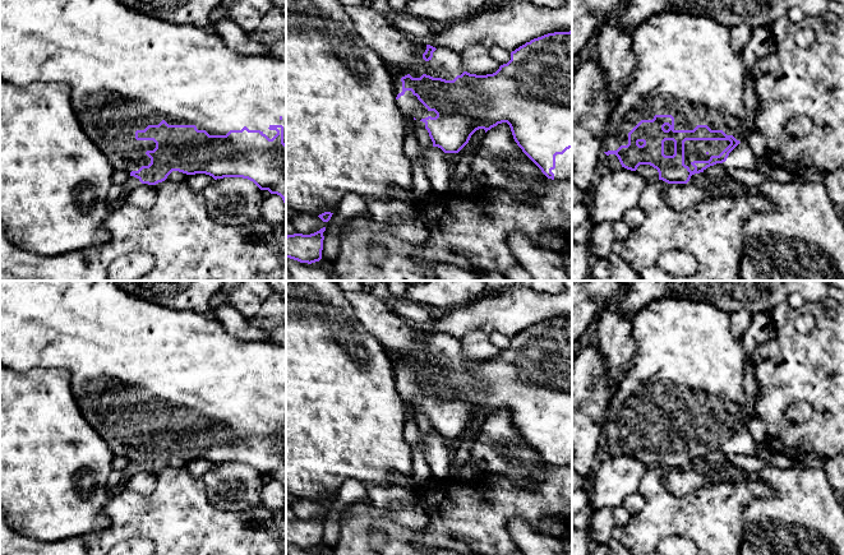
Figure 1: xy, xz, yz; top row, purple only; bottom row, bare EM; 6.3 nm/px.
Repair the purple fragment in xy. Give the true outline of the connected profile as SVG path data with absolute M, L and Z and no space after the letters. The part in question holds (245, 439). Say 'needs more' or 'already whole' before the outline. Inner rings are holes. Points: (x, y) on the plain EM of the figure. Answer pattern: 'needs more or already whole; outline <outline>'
needs more; outline M0 281L0 365L26 373L32 369L65 369L73 380L73 396L87 422L106 441L115 457L125 457L142 470L156 471L172 457L206 459L215 466L243 463L260 476L277 480L286 490L286 348L269 341L241 341L225 327L189 310L174 310L132 296L112 281Z

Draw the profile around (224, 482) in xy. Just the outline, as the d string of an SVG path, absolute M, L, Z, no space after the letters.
M248 464L213 466L203 481L211 504L220 510L243 512L262 504L260 475Z

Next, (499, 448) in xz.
M507 408L486 417L469 459L485 473L504 476L530 490L544 477L546 464L517 431Z

